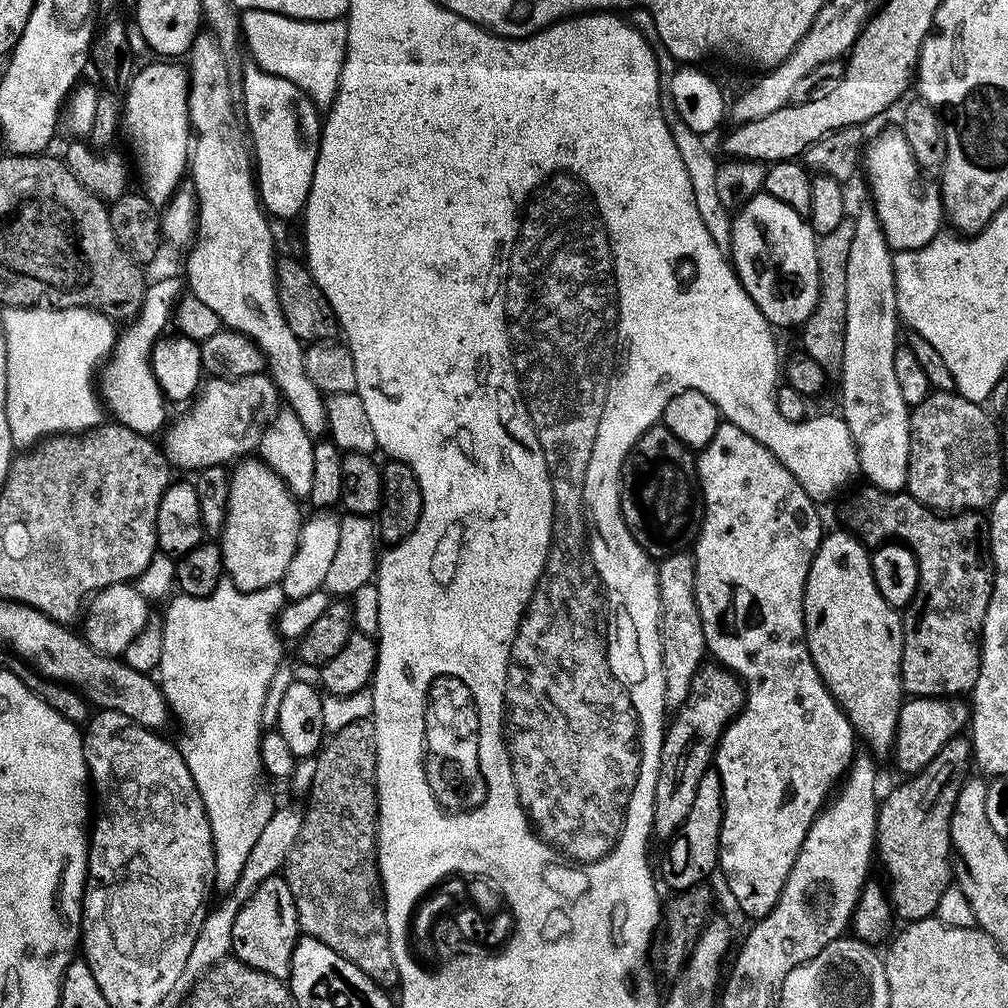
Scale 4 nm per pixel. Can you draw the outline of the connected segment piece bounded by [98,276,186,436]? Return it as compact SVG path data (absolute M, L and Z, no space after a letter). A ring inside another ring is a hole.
M172 276L162 278L154 284L149 283L144 291L142 306L129 323L131 325L119 333L109 360L100 372L98 390L105 407L108 406L114 414L113 419L119 424L126 425L128 429L147 436L155 435L154 432L159 433L163 429L167 421L168 406L165 394L153 373L150 357L156 341L165 333L167 322L169 324L171 321L172 309L185 290L186 282L183 277Z

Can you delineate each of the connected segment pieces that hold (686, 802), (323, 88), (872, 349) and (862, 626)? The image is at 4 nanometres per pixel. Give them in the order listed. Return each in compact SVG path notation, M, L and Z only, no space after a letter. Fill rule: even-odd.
M708 662L701 665L699 671L696 672L684 705L677 709L673 715L674 720L671 719L665 729L663 746L660 751L658 778L655 782L654 822L652 823L652 834L655 841L671 841L679 831L682 822L686 820L686 815L690 814L690 809L694 806L695 795L698 792L698 782L702 780L702 774L711 769L721 734L744 708L746 696L747 691L743 681L736 673L732 673L723 665Z
M253 8L242 16L242 38L246 48L252 51L255 67L289 79L294 86L301 88L320 110L331 108L340 85L340 75L344 69L344 56L348 52L348 25L338 20L295 20L292 16L283 16L281 12L267 12Z
M871 203L862 205L860 213L854 216L854 239L850 241L850 255L846 257L846 342L838 377L840 396L844 399L842 415L856 443L860 472L871 487L882 492L898 492L907 485L910 462L910 405L902 398L902 390L898 390L898 374L894 374L898 309L893 255L875 207Z
M847 530L839 531L829 536L827 533L821 539L808 571L804 587L804 641L822 682L846 714L853 732L863 743L865 740L873 748L871 751L877 757L887 757L893 751L899 710L906 696L900 677L904 622L901 613L891 608L878 590L872 558L864 541Z

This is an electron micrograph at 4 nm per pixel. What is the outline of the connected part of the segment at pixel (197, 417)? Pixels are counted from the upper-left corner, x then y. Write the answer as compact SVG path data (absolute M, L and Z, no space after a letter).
M263 371L249 376L209 379L191 401L192 410L167 425L162 451L169 465L189 468L192 474L215 464L231 465L257 451L260 437L281 404L275 382Z

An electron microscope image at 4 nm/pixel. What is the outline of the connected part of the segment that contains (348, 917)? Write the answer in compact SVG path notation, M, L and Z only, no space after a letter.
M369 717L354 721L348 726L340 729L335 734L327 737L326 743L321 747L318 755L315 757L315 765L317 772L314 774L314 782L311 784L306 799L308 806L304 808L303 824L300 827L298 838L294 842L294 846L290 850L287 860L284 862L282 875L290 886L290 894L294 894L294 906L298 914L298 922L300 923L300 931L305 936L313 936L318 938L318 942L322 942L326 946L330 946L330 950L334 950L338 954L342 954L342 958L346 958L350 962L354 962L354 966L358 966L358 970L362 970L362 974L366 974L375 984L380 985L385 990L392 990L400 983L400 975L396 969L397 953L394 951L394 940L390 937L390 930L386 926L386 910L384 909L384 889L380 883L380 868L376 865L376 818L377 818L377 792L376 792L376 770L377 770L377 736L376 728L373 726Z

